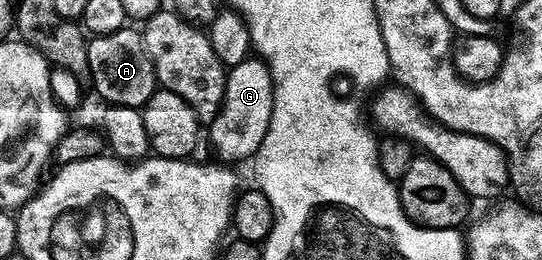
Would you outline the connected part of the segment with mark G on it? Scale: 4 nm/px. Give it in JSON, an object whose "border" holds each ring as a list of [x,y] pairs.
{"border":[[[249,56],[231,66],[225,74],[224,97],[218,115],[209,122],[206,135],[218,153],[219,160],[237,163],[255,156],[266,131],[269,130],[270,117],[273,114],[273,75],[267,62],[257,56]]]}

